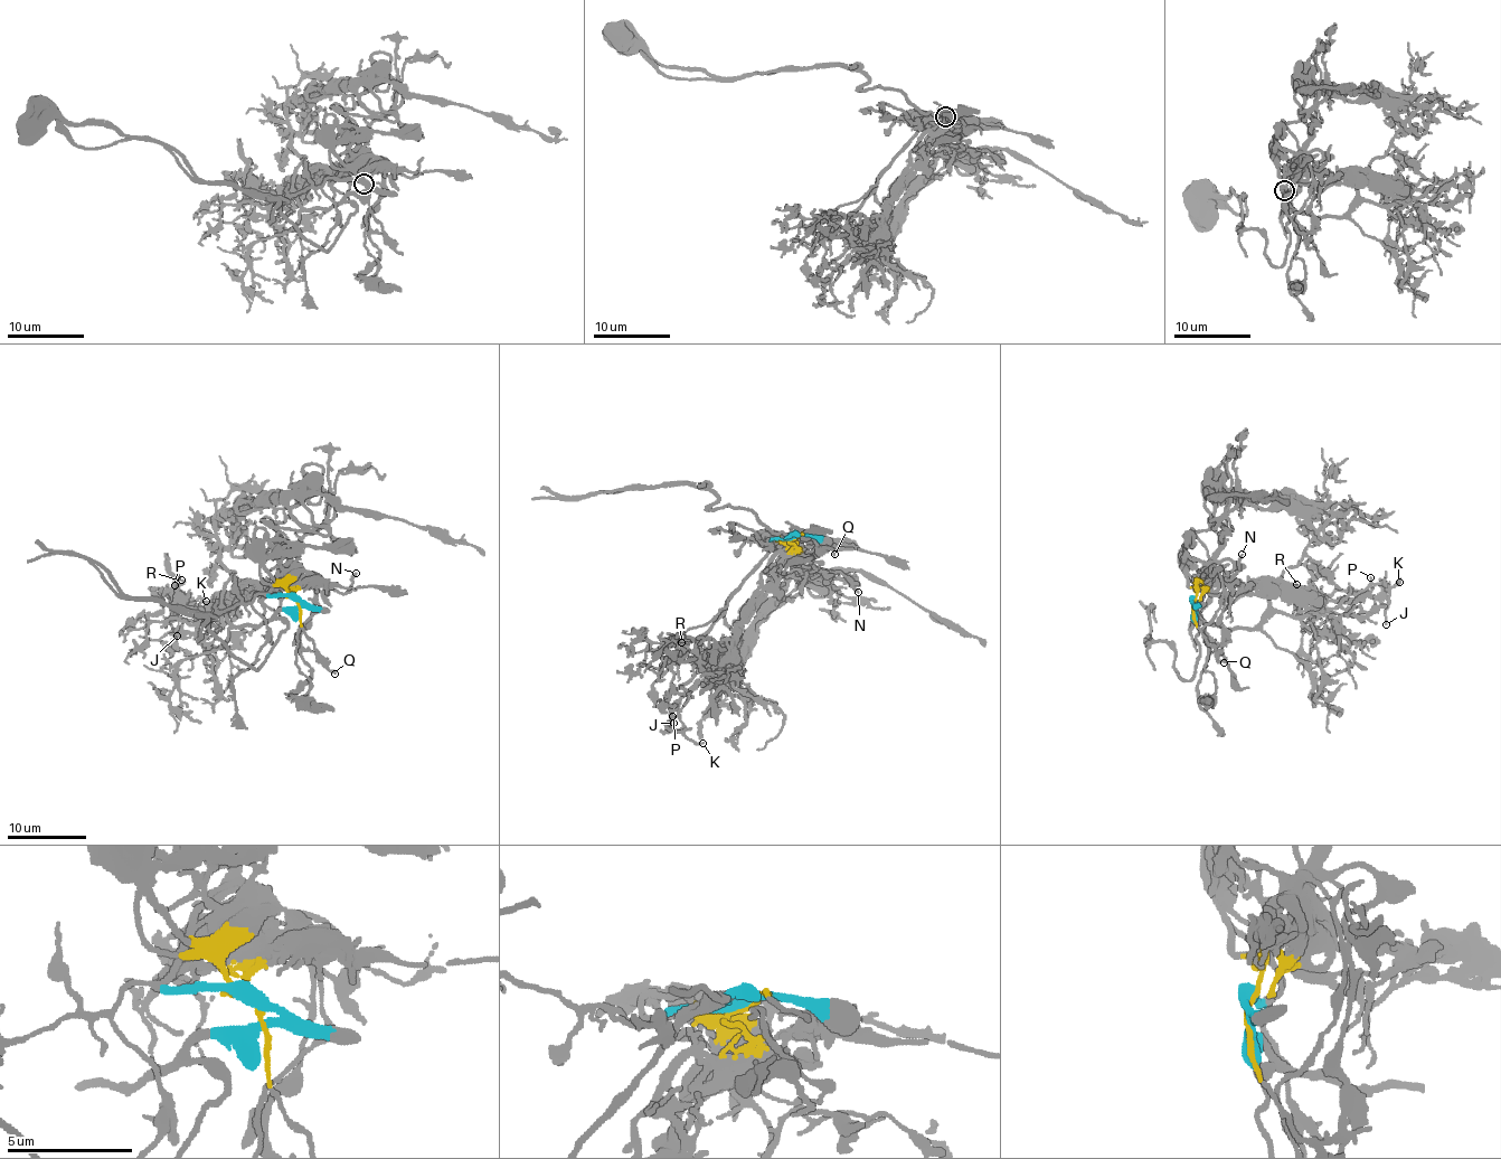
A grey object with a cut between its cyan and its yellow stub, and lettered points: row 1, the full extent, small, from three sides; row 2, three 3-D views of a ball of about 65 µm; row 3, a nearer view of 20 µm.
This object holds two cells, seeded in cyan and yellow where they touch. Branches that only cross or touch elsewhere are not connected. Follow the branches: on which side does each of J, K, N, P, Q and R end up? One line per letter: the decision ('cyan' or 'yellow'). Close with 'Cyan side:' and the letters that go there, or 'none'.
J: yellow
K: yellow
N: yellow
P: yellow
Q: yellow
R: cyan
Cyan side: R

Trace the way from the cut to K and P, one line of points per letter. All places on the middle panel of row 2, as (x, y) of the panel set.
K: (798, 537), (735, 648), (680, 712), (683, 735), (704, 742)
P: (798, 537), (790, 542), (793, 544), (779, 568), (774, 586), (743, 624), (735, 648), (672, 716)

